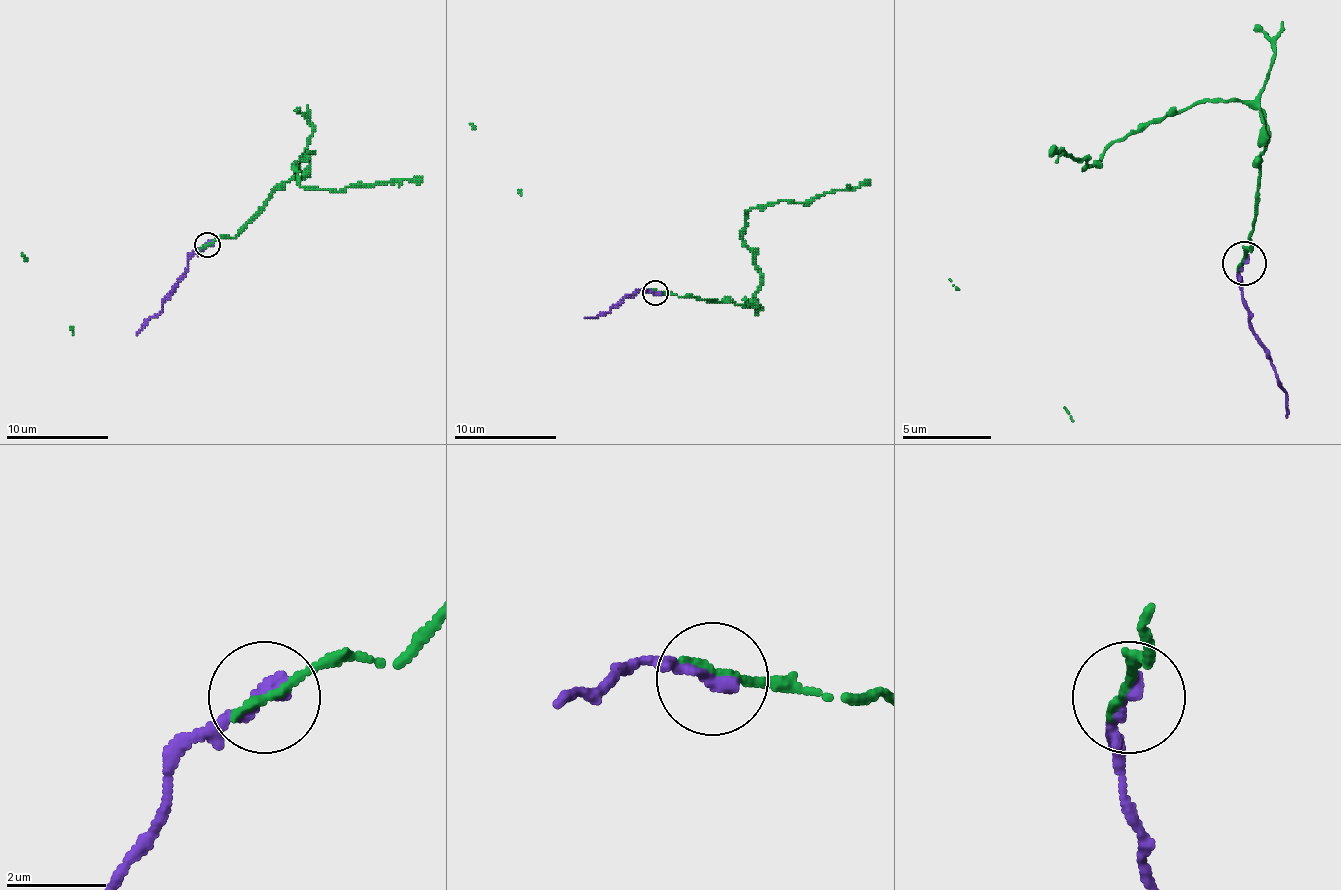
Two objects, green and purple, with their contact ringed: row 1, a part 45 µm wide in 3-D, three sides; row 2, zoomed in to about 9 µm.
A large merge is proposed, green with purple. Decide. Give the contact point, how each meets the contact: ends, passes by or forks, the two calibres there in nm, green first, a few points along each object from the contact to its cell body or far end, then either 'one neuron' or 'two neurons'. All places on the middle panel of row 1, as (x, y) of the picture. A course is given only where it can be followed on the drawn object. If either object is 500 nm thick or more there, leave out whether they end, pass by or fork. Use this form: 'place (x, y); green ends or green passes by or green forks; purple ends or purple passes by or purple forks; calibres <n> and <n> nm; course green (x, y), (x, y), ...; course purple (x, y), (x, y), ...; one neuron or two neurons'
place (655, 292); green ends; purple ends; calibres 200 and 360 nm; course green (656, 292), (748, 305), (760, 284), (760, 269), (742, 238), (750, 208), (781, 200), (809, 203), (870, 180); course purple (656, 292), (638, 289), (607, 312), (585, 317); one neuron

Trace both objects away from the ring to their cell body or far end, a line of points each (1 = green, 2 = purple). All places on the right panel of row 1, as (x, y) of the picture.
1: (1243, 264), (1265, 131), (1256, 108), (1203, 99), (1136, 126), (1083, 171), (1087, 162), (1061, 148), (1047, 153)
2: (1243, 264), (1239, 286), (1247, 326), (1279, 379), (1287, 419)

